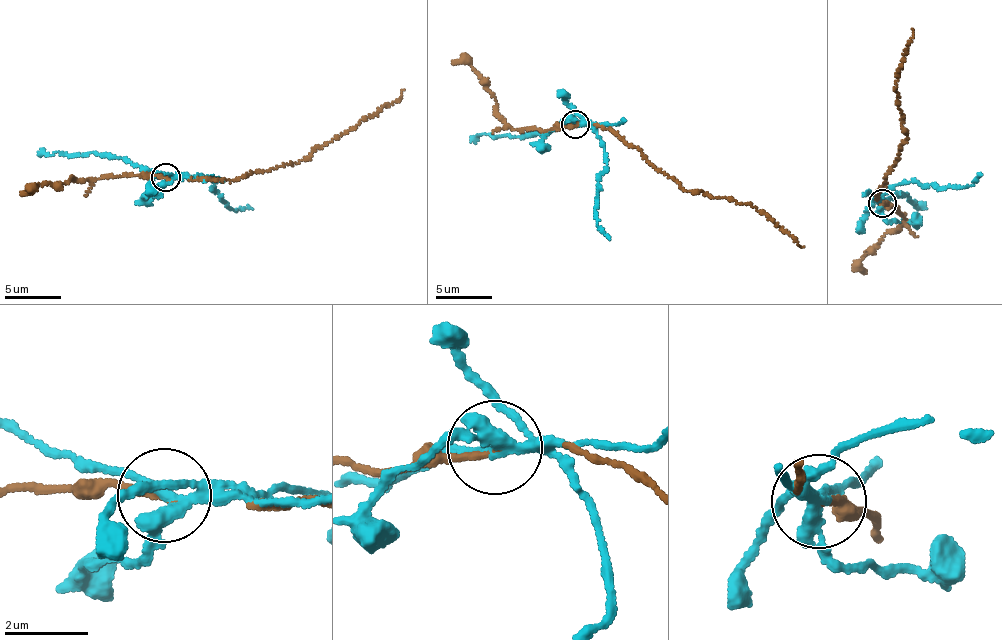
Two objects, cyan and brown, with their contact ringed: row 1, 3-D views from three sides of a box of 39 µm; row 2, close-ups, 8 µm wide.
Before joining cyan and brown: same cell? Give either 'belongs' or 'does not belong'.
does not belong

